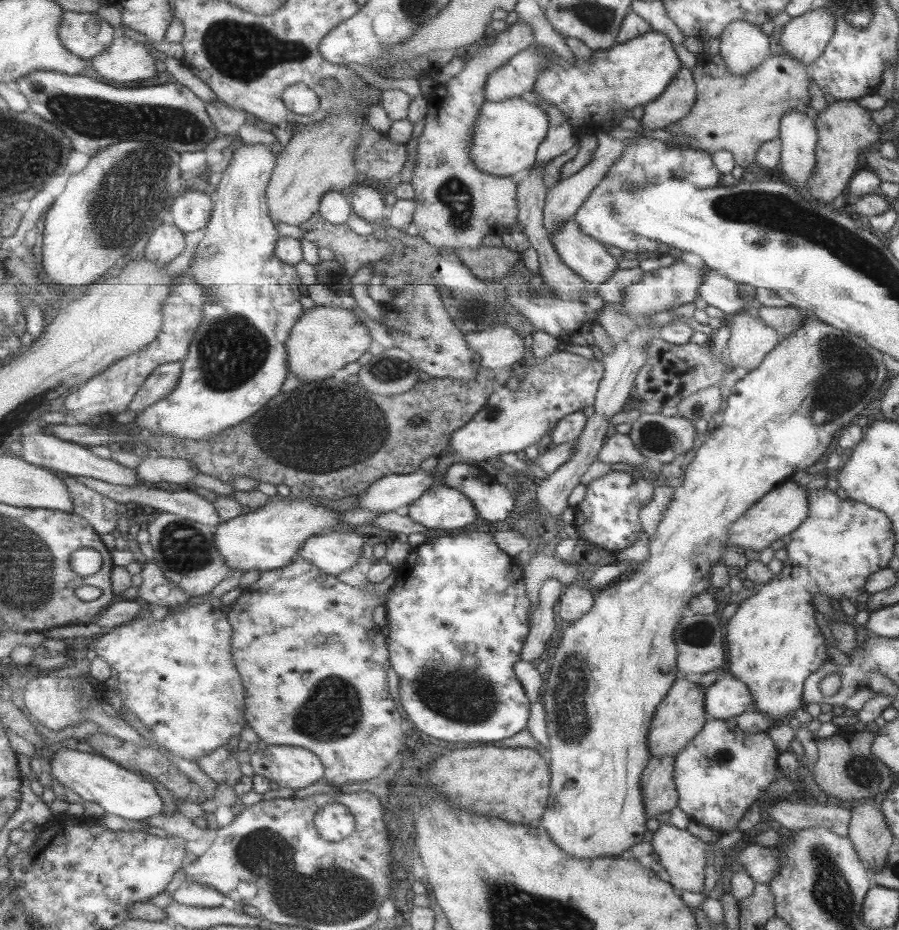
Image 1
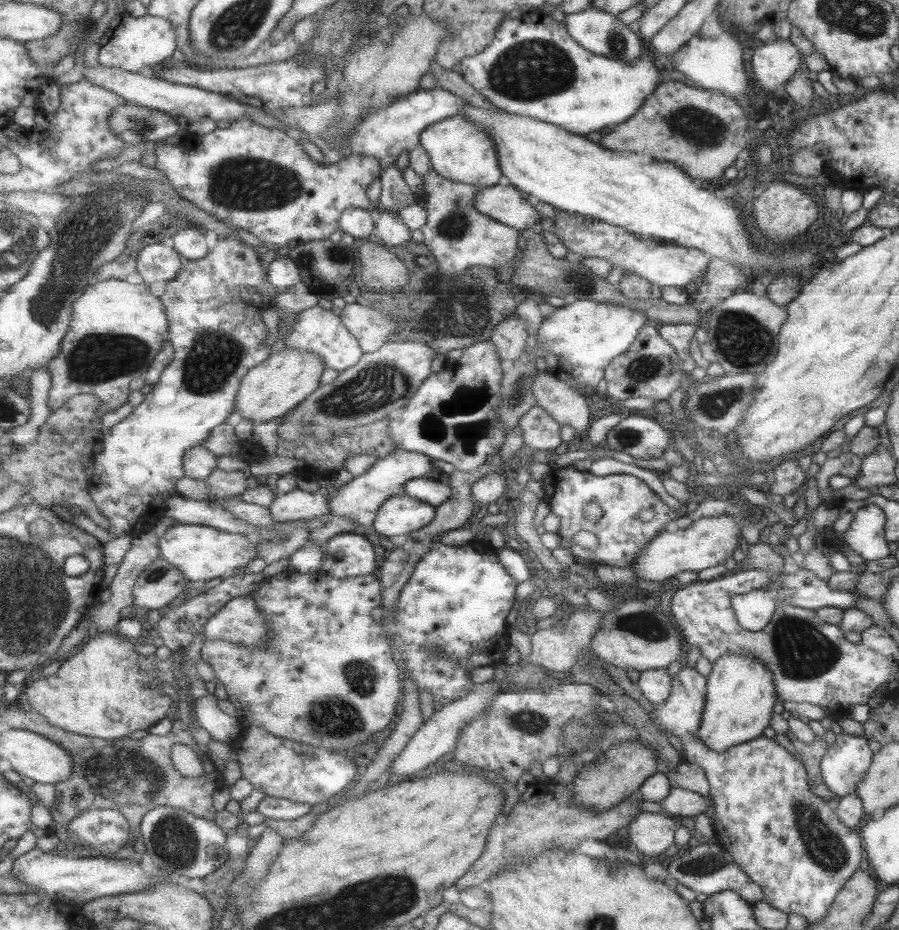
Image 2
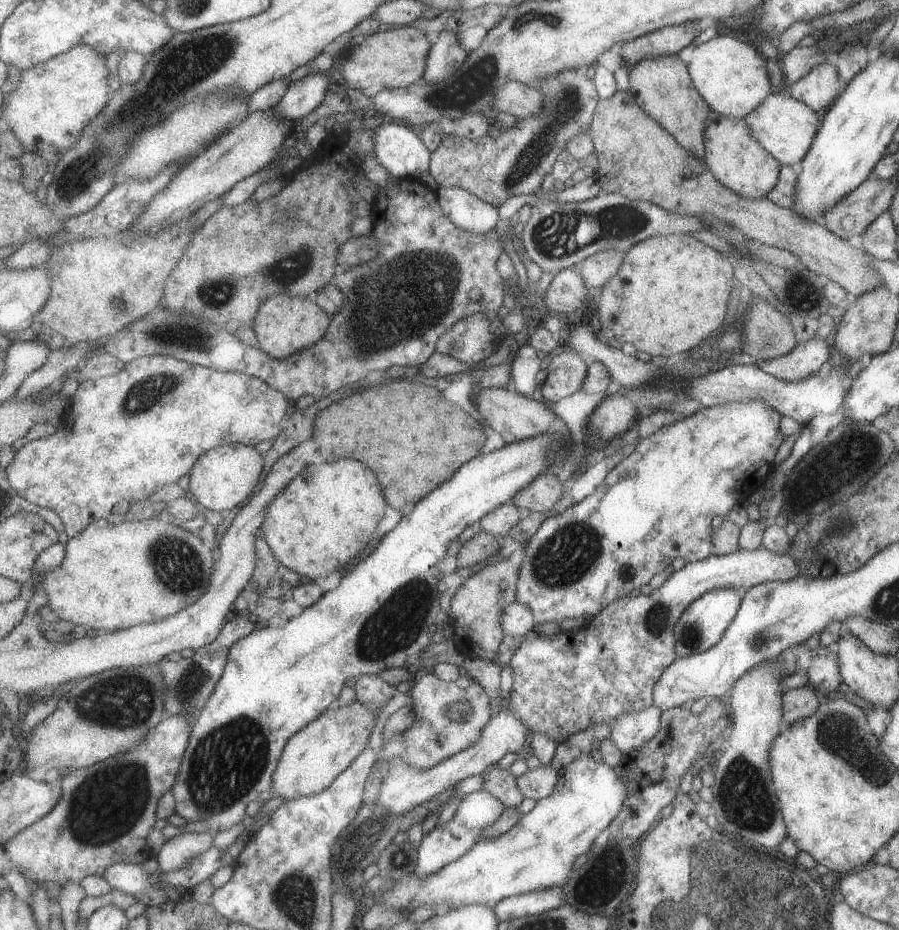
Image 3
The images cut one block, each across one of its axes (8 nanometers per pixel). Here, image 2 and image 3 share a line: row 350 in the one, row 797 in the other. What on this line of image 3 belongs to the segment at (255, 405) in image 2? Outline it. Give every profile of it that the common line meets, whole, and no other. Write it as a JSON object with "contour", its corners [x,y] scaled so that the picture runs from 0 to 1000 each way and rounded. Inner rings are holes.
{"contour":[[[399,753],[387,761],[378,760],[376,766],[363,765],[355,773],[330,787],[323,795],[305,833],[307,855],[318,862],[365,849],[412,802],[420,763]]]}

